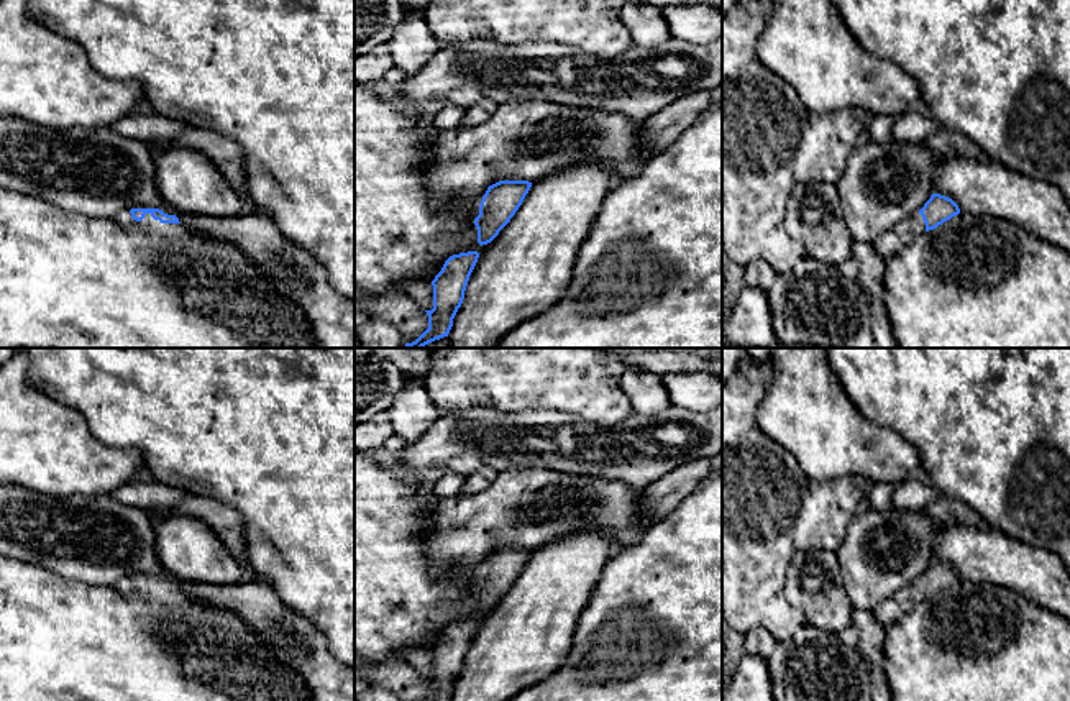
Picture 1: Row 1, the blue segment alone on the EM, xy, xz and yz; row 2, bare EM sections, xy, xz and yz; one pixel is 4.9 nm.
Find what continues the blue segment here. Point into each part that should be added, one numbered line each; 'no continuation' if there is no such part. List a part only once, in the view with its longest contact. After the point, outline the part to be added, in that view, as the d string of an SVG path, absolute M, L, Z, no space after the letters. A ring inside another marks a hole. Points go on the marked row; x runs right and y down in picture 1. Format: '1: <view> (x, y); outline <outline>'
1: xy (173, 232); outline M130 210L121 212L117 218L117 223L125 231L143 231L148 235L158 235L167 241L185 241L189 238L189 230L182 223L161 223L154 220L151 213L146 213L141 222L136 222Z

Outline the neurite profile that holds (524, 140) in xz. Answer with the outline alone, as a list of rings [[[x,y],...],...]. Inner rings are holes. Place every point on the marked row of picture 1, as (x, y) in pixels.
[[[510,100],[473,128],[430,130],[425,181],[432,208],[455,204],[481,205],[487,187],[499,181],[535,182],[556,171],[578,164],[606,167],[614,182],[633,177],[653,154],[642,154],[643,120],[599,107],[573,107],[546,100]]]

